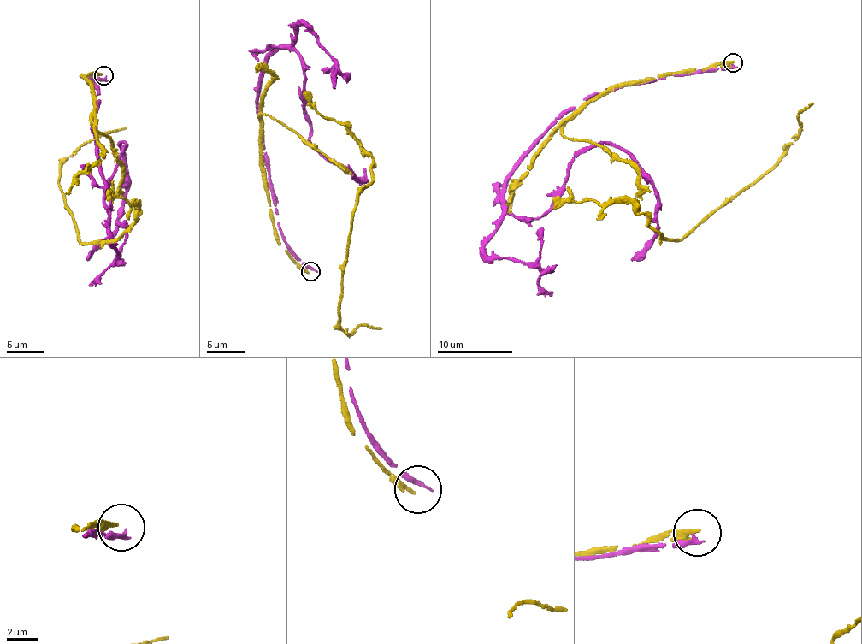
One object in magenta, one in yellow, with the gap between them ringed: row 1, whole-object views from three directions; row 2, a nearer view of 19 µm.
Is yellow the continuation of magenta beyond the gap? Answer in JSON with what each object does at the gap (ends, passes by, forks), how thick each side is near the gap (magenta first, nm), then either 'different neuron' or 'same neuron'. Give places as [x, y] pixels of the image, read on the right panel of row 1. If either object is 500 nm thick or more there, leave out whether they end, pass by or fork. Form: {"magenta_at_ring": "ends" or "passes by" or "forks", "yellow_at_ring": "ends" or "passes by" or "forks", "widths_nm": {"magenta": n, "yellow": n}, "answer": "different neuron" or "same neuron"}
{"magenta_at_ring": "ends", "yellow_at_ring": "ends", "widths_nm": {"magenta": 280, "yellow": 240}, "answer": "different neuron"}

